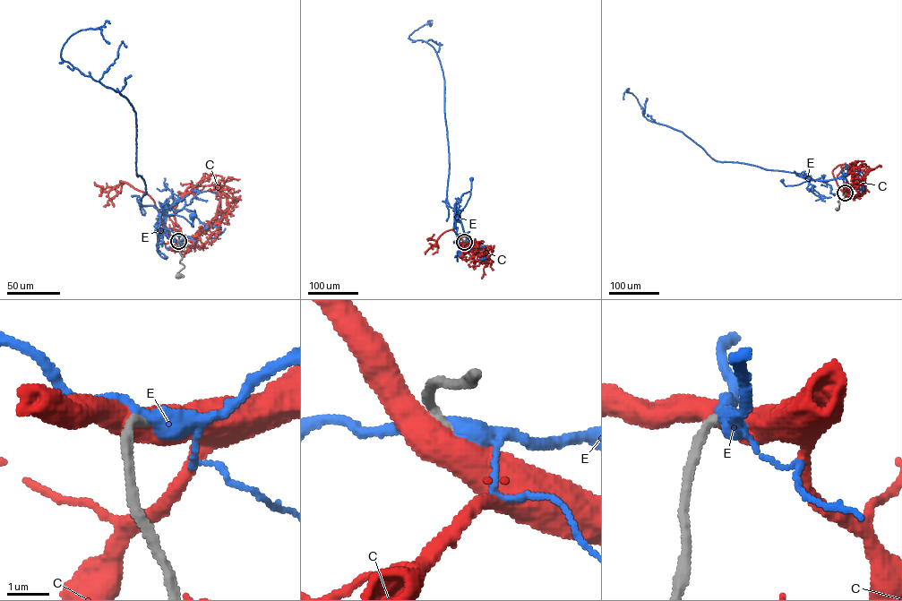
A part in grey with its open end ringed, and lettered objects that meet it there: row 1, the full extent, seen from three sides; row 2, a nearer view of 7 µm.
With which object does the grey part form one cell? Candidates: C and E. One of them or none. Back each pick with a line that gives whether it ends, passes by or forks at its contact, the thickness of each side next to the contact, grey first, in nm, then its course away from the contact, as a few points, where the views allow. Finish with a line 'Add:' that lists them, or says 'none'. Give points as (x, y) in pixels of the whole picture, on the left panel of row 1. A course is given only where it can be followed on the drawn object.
C: It passes by. Thickness 300 nm (grey) against 600 nm. Its course: (177, 241), (171, 237), (154, 201), (128, 184), (120, 181), (121, 191), (103, 206)
Add: C

